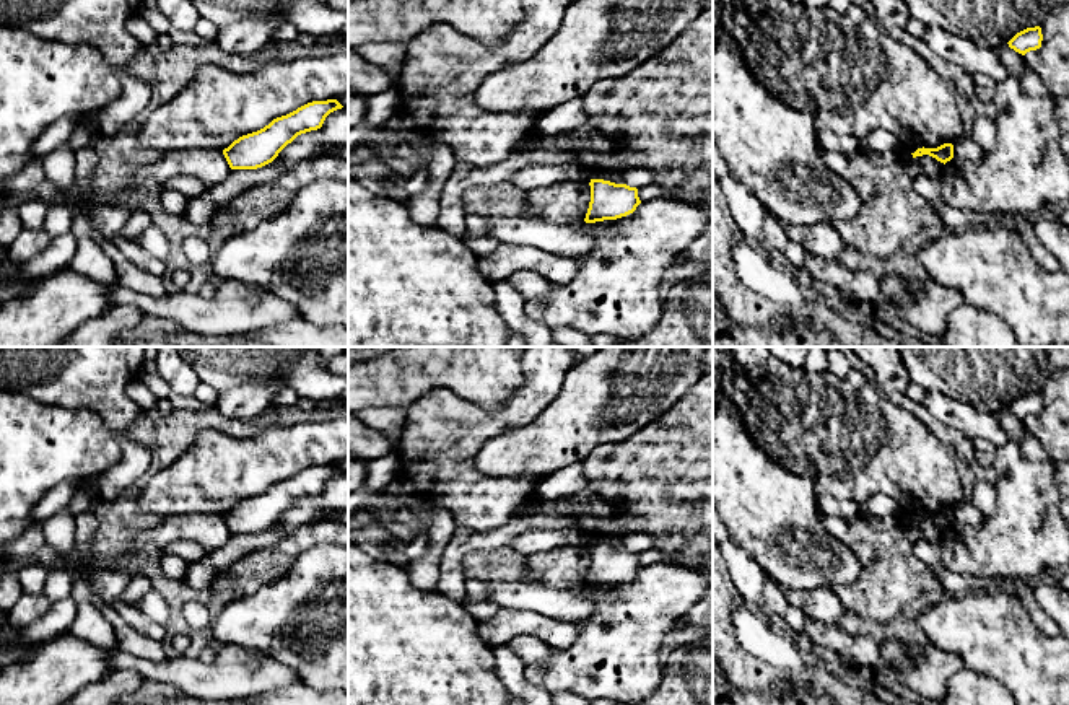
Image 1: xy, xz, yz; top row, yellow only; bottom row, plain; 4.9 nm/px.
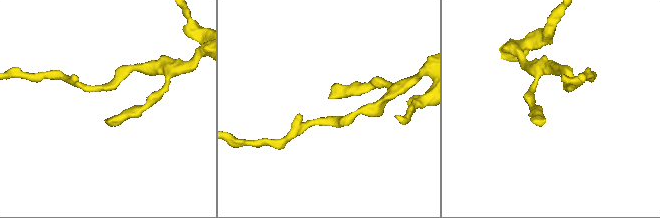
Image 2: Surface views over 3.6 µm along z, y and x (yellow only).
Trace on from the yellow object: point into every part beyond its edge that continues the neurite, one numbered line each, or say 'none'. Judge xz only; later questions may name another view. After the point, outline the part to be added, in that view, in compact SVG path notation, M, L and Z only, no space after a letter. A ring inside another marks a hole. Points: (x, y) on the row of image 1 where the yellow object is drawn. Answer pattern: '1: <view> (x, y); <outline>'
none

